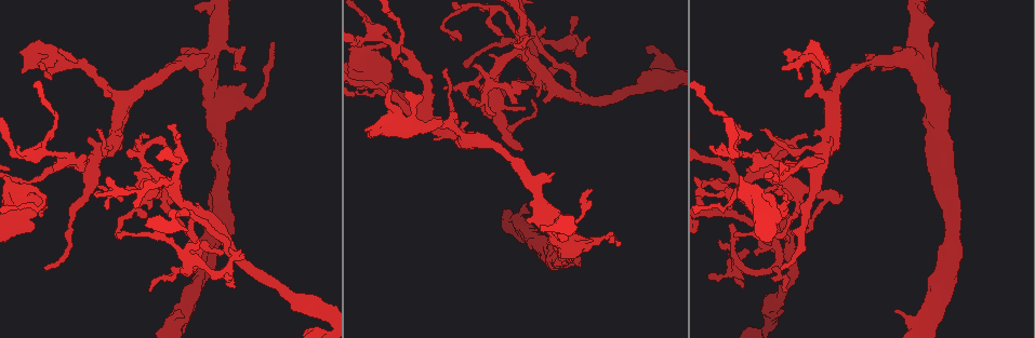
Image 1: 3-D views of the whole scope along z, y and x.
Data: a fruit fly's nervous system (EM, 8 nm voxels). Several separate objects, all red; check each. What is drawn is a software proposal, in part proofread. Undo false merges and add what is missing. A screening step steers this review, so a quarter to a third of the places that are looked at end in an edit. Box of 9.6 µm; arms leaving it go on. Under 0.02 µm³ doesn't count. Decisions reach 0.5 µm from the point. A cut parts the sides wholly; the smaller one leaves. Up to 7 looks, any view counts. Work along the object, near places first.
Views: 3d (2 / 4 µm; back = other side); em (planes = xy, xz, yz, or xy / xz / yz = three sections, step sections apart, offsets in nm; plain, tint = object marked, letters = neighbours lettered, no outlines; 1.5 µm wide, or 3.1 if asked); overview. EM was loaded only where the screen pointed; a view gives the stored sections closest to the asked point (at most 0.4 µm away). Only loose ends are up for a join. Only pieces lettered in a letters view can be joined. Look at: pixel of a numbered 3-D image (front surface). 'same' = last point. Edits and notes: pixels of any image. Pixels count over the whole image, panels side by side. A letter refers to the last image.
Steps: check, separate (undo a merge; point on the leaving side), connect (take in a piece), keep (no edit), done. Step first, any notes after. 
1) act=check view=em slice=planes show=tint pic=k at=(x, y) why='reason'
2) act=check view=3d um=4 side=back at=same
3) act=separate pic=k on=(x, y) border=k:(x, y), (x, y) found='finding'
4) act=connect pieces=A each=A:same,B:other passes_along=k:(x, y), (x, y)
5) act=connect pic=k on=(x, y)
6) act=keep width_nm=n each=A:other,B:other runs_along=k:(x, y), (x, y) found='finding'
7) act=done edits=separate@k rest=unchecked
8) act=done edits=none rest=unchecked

act=check view=em slice=xz step=4 show=letters pic=1 at=(778, 264) why='branch point'

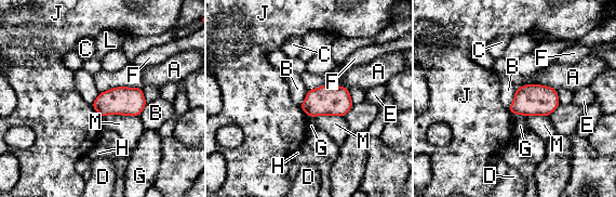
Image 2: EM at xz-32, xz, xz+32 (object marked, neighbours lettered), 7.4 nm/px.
act=keep each=A:other,B:other,C:other,D:other,E:other,F:other,G:other,H:other,J:other,L:other,M:other border=2:(517, 88), (513, 100), (508, 107) found='all the same cell'

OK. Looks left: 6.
act=check view=em slice=planes show=letters pic=1 at=(781, 269) why='tapers out'

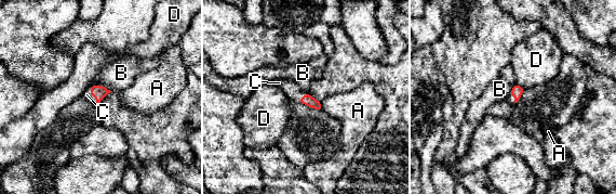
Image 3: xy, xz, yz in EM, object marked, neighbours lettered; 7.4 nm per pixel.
act=connect pieces=C longest_contact=B:140nm each=A:other,B:other,C:same,D:other found='the cell continues'

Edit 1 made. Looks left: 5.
act=check view=3d um=2 pic=1 at=(255, 99) why='calibre changes'

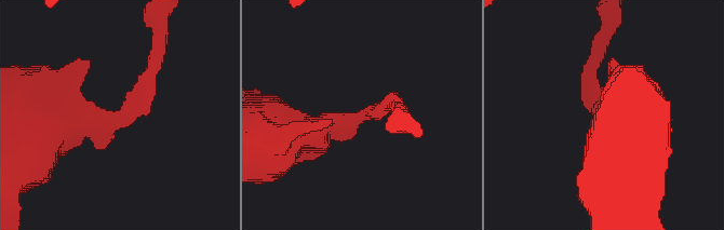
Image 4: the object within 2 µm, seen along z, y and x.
act=check view=em slice=planes show=letters pic=4 at=(367, 114) why='shape alone is not enough'

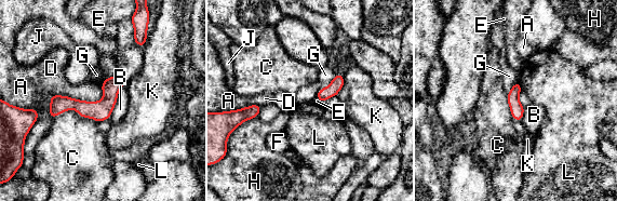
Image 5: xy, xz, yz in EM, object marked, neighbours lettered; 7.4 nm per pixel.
act=keep each=A:other,B:other,C:other,D:other,E:other,F:other,G:other,H:other,J:other,K:other,L:other border=5:(103, 90), (97, 101), (51, 95) found='one cell here'

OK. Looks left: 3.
act=done edits=connect@3 rest=unchecked

